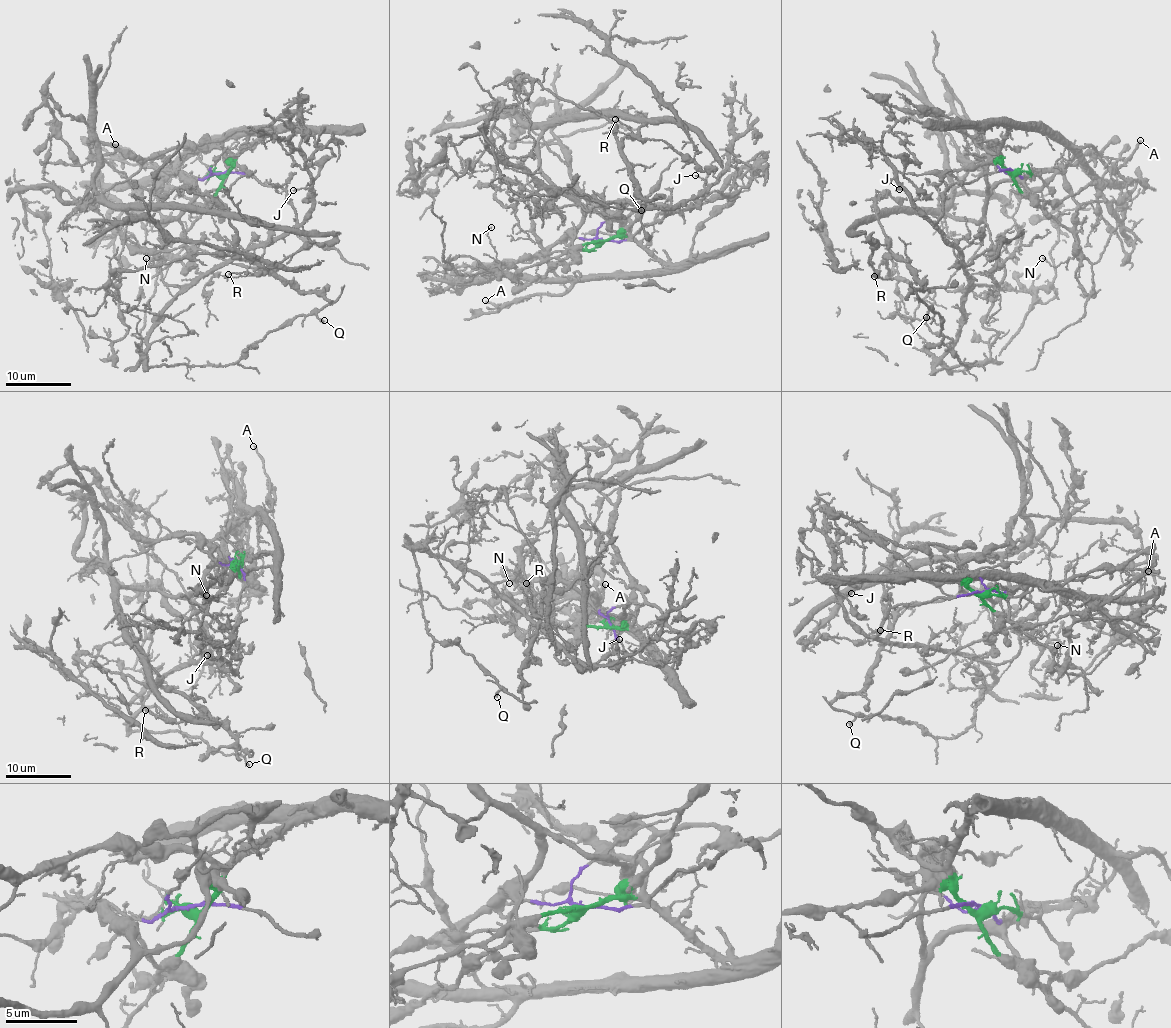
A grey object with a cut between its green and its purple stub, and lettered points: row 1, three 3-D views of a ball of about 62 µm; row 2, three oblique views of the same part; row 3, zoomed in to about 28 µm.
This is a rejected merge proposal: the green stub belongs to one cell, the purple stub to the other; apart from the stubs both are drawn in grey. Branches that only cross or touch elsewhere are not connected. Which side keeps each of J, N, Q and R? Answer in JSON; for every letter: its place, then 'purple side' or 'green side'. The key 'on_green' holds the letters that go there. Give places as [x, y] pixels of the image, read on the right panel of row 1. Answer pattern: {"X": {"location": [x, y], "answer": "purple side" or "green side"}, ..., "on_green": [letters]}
{"J": {"location": [899, 189], "answer": "purple side"}, "N": {"location": [1042, 258], "answer": "green side"}, "Q": {"location": [926, 317], "answer": "purple side"}, "R": {"location": [874, 276], "answer": "green side"}, "on_green": ["N", "R"]}

